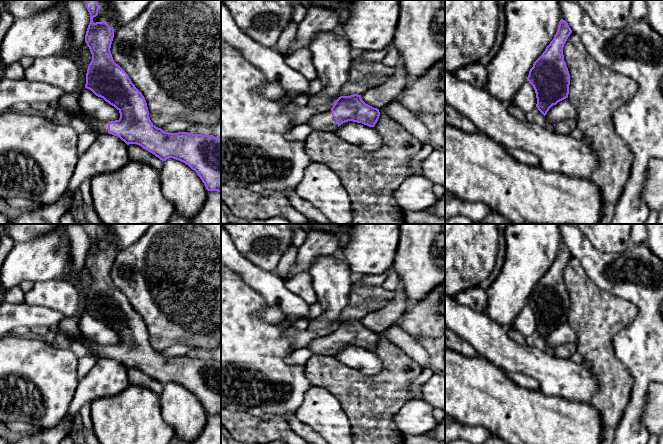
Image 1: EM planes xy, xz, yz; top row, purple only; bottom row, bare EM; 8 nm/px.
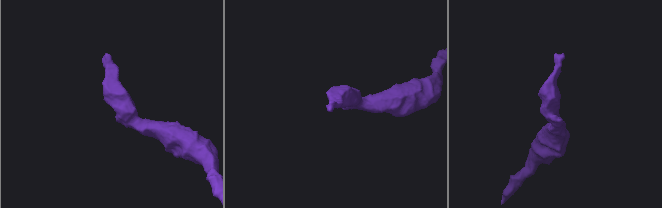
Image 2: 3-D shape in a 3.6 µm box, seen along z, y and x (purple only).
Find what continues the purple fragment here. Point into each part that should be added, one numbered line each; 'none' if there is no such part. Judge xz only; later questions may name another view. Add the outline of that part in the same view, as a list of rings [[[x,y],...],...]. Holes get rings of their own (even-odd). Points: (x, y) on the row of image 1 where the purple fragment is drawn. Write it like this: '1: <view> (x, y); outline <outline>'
1: xz (324, 121); outline [[[331,110],[311,116],[307,123],[313,131],[334,132],[338,128]]]

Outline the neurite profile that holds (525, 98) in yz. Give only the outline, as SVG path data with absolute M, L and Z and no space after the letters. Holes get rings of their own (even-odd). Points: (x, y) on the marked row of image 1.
M526 81L513 97L516 107L519 107L525 114L532 111L537 104L536 93L533 86Z

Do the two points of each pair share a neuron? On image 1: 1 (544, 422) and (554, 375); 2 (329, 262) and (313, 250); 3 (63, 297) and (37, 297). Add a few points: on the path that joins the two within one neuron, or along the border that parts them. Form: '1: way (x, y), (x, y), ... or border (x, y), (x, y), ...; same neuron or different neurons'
1: border (539, 388), (546, 394), (556, 395), (573, 401); different neurons
2: border (336, 252), (330, 255), (318, 256), (308, 271); different neurons
3: way (57, 297), (43, 298); same neuron

